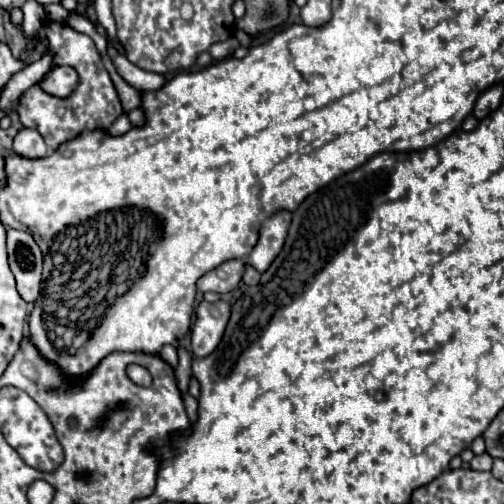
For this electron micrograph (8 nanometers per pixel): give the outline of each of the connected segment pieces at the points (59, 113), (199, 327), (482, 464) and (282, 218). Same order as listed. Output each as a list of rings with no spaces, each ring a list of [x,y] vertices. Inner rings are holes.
[[[45,22],[45,38],[47,38],[47,54],[51,54],[51,66],[73,66],[77,70],[79,82],[77,90],[69,94],[69,98],[53,98],[51,94],[45,94],[41,90],[39,82],[27,88],[19,98],[19,118],[23,126],[35,128],[43,138],[45,144],[55,150],[59,144],[75,138],[83,130],[95,130],[95,128],[109,128],[111,122],[115,122],[121,116],[121,102],[117,96],[117,90],[99,58],[99,52],[95,48],[95,42],[73,30],[71,26],[63,22]]]
[[[201,300],[195,310],[195,322],[191,328],[191,350],[197,358],[211,354],[229,322],[229,304],[225,300],[205,302]]]
[[[483,452],[471,460],[471,468],[475,468],[475,470],[491,470],[491,464],[493,464],[493,458],[487,452]]]
[[[279,210],[277,214],[273,214],[273,218],[267,218],[259,230],[257,246],[247,256],[247,264],[255,266],[259,272],[265,272],[273,258],[281,252],[281,246],[285,244],[289,222],[291,222],[289,210]]]

